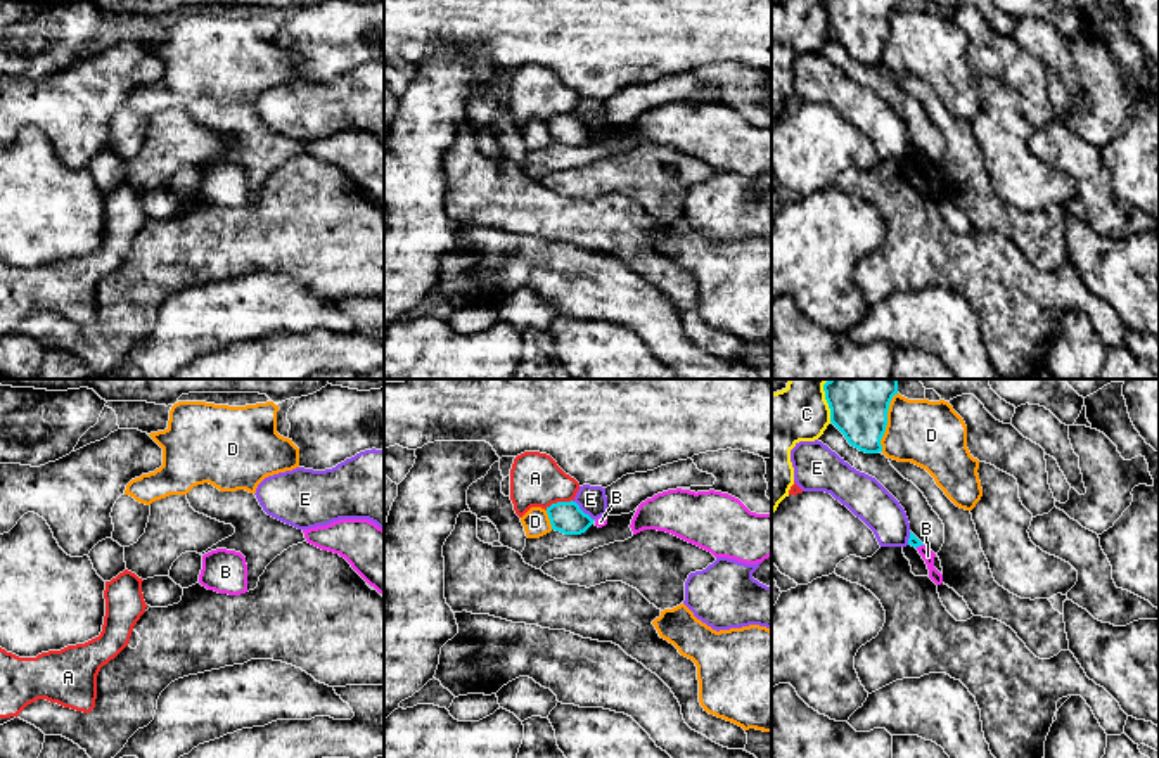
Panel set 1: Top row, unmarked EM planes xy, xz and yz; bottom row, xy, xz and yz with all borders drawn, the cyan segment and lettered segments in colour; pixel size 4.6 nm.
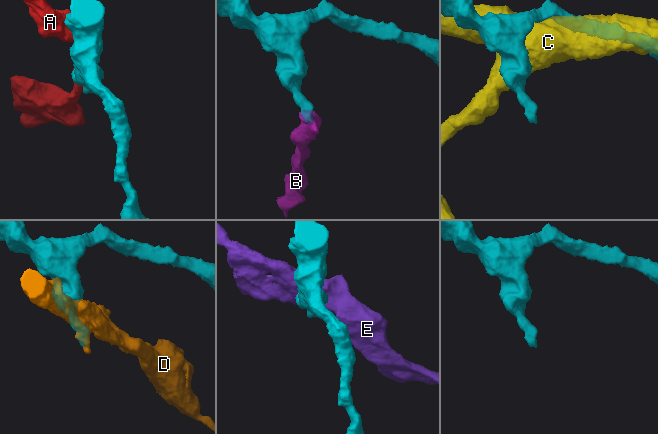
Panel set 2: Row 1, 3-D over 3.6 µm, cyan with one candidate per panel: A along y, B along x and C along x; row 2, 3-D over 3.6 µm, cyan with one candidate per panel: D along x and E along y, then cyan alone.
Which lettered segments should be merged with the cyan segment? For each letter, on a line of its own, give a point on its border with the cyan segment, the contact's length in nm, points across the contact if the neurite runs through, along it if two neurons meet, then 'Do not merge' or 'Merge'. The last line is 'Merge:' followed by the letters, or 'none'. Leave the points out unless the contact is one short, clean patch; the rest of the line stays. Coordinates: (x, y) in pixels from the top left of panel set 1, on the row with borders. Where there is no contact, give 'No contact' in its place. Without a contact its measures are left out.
A: Touches cyan at xz (557, 502). Shared border 140 nm. Boundary: xz (571, 499), (552, 502), (545, 509). Do not merge
B: Touches cyan at yz (919, 546). Shared border 40 nm. Boundary: yz (922, 544), (915, 547). Do not merge
C: Touches cyan at yz (826, 398). Shared border 200 nm. Do not merge
D: Touches cyan at yz (886, 421). Shared border 280 nm. Do not merge
E: Touches cyan at xz (582, 511). Shared border 140 nm. Do not merge
Merge: none

